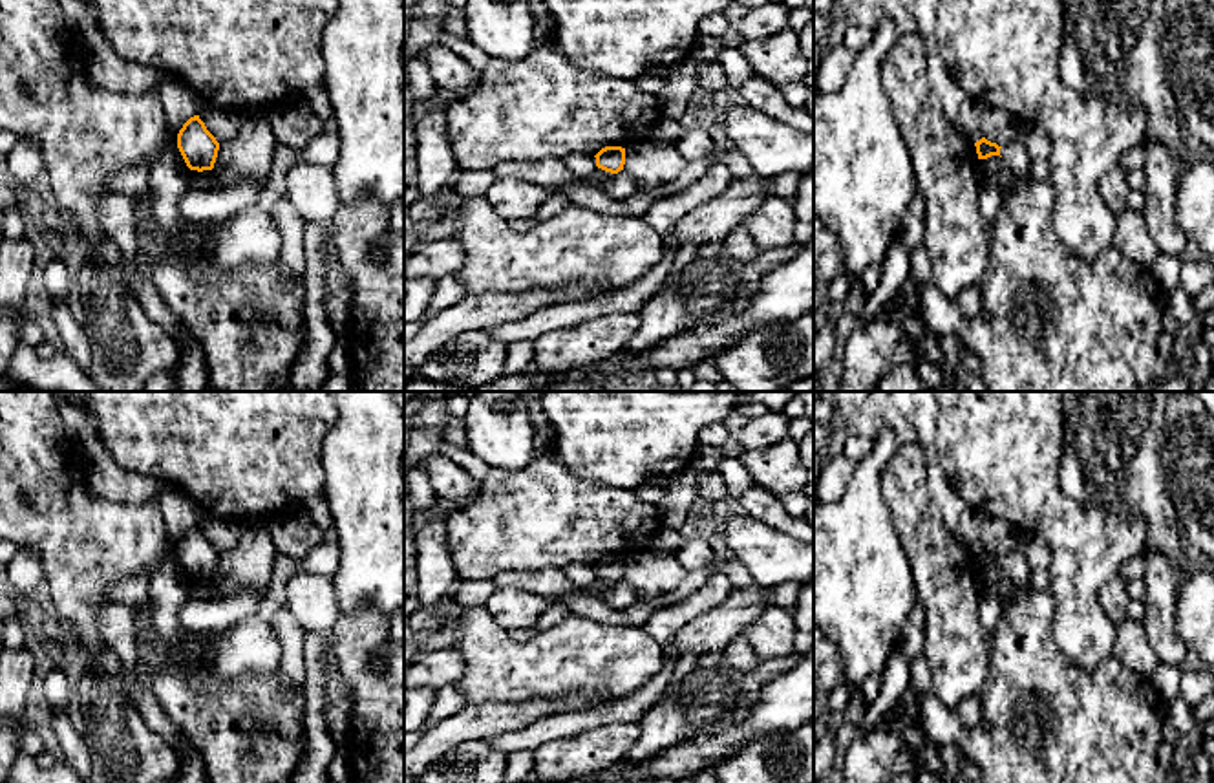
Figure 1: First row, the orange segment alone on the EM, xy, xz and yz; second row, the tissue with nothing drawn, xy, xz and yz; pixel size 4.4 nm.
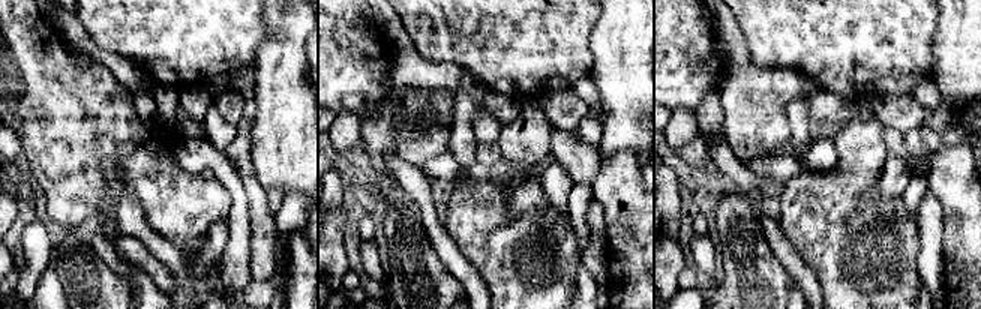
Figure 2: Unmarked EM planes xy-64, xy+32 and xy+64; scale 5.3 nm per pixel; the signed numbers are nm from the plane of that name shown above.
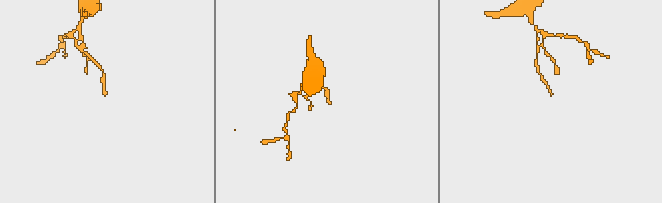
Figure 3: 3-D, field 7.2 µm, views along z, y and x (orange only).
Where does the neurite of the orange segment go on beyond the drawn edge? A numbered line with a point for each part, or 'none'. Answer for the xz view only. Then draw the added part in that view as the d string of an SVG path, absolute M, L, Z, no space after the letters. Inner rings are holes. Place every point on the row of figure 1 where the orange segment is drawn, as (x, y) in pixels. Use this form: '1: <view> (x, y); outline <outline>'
none

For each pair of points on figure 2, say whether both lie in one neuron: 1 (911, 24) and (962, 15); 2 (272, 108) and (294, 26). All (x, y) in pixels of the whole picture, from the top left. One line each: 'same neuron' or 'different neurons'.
1: different neurons
2: same neuron

